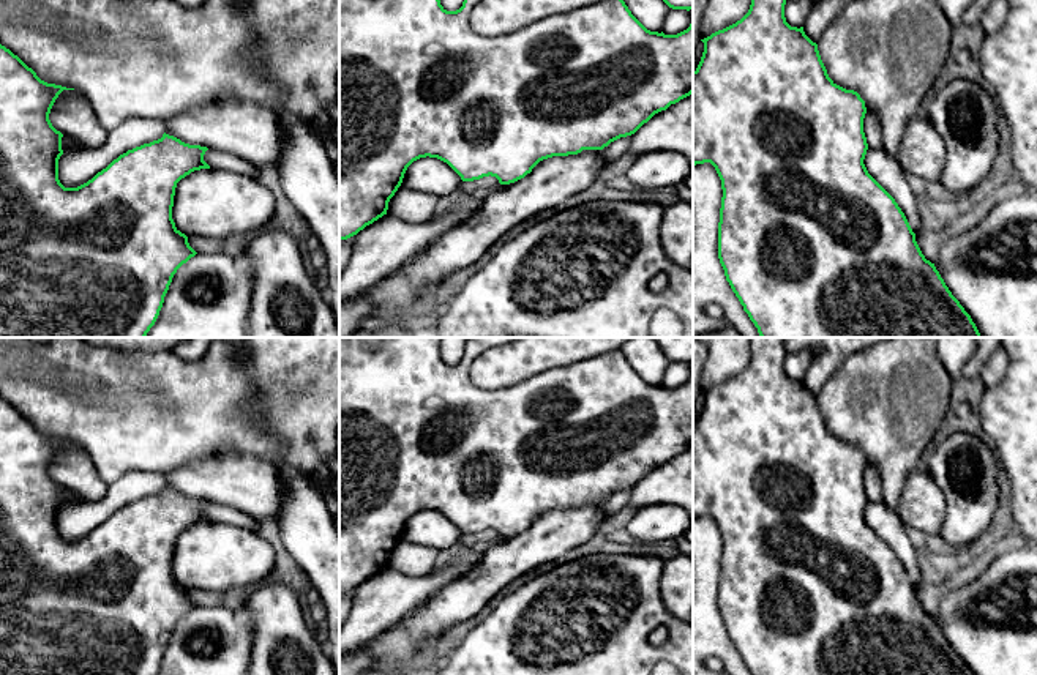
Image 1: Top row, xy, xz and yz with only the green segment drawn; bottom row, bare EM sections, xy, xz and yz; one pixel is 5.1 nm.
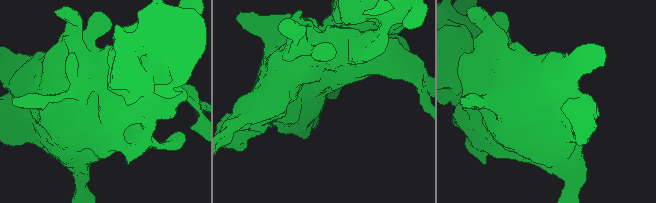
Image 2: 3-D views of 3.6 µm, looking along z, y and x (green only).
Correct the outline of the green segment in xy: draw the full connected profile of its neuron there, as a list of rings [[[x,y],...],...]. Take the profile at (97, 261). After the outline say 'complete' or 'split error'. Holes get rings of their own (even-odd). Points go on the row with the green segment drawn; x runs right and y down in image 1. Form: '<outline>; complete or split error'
[[[0,44],[0,338],[145,338],[159,315],[174,274],[197,254],[188,237],[175,227],[172,207],[177,183],[194,170],[210,169],[204,161],[208,148],[185,144],[164,132],[161,139],[120,155],[87,183],[65,188],[58,180],[63,134],[49,120],[51,109],[63,90],[74,88],[41,80],[17,55]]]; complete

